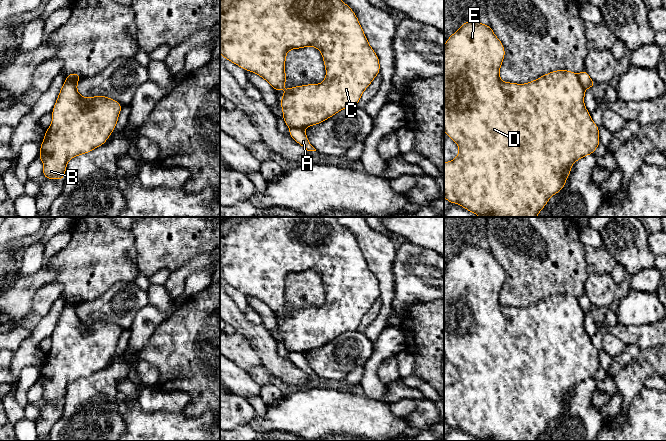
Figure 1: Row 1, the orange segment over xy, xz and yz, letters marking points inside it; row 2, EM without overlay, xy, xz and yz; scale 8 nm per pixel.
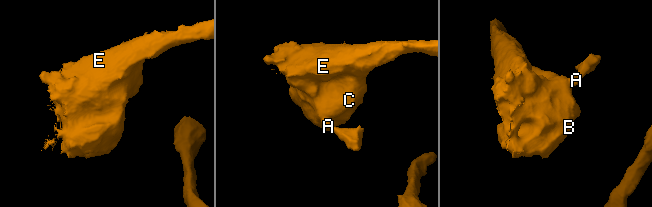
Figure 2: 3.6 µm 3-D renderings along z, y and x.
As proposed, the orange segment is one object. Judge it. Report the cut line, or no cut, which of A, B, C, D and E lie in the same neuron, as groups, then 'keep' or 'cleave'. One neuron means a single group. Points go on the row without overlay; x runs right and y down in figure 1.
cut in xy along (80, 300), (78, 302), (66, 302); A / B C D E; cleave

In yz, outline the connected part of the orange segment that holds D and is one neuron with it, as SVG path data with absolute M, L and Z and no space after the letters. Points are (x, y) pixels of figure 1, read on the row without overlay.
M466 245L453 257L444 269L444 356L457 367L457 381L444 386L444 421L480 441L537 441L548 424L566 410L565 403L570 400L570 391L579 383L594 378L600 368L599 351L593 346L591 338L584 329L585 312L578 298L569 294L555 294L525 308L503 306L499 295L505 281L505 272L494 258L490 249L479 245Z

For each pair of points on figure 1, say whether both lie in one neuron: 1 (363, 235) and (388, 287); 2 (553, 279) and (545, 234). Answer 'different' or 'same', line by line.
1: same
2: same

